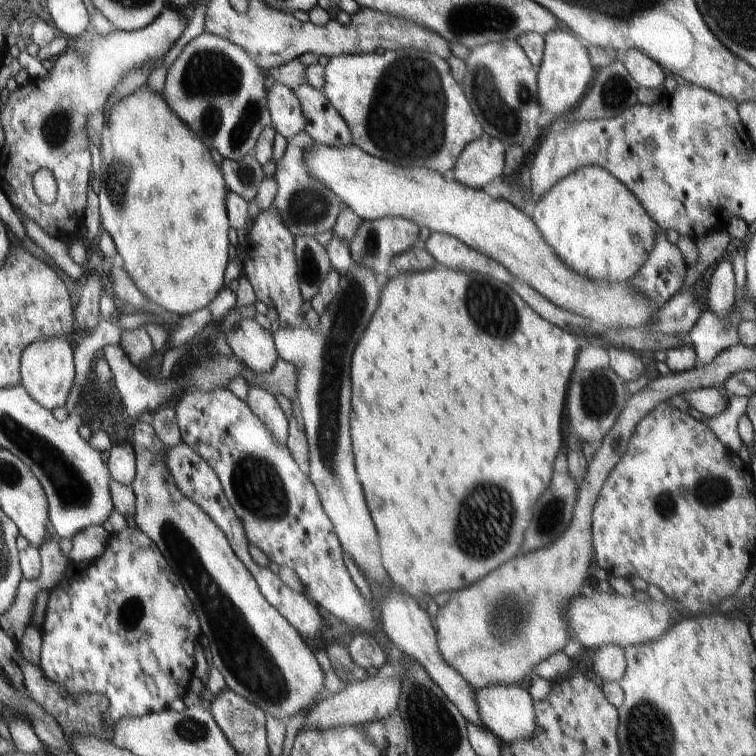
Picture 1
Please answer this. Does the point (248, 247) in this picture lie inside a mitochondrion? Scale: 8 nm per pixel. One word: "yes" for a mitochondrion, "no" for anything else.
no

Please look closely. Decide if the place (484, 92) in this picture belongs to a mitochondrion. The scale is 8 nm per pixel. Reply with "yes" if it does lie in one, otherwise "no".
yes

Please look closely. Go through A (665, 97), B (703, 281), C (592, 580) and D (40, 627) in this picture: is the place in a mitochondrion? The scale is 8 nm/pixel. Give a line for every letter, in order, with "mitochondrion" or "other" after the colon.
A: other
B: other
C: other
D: other

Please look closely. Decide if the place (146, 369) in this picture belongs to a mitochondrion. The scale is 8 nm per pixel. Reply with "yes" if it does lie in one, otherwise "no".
no

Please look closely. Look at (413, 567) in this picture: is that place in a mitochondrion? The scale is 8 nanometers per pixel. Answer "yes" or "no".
no

